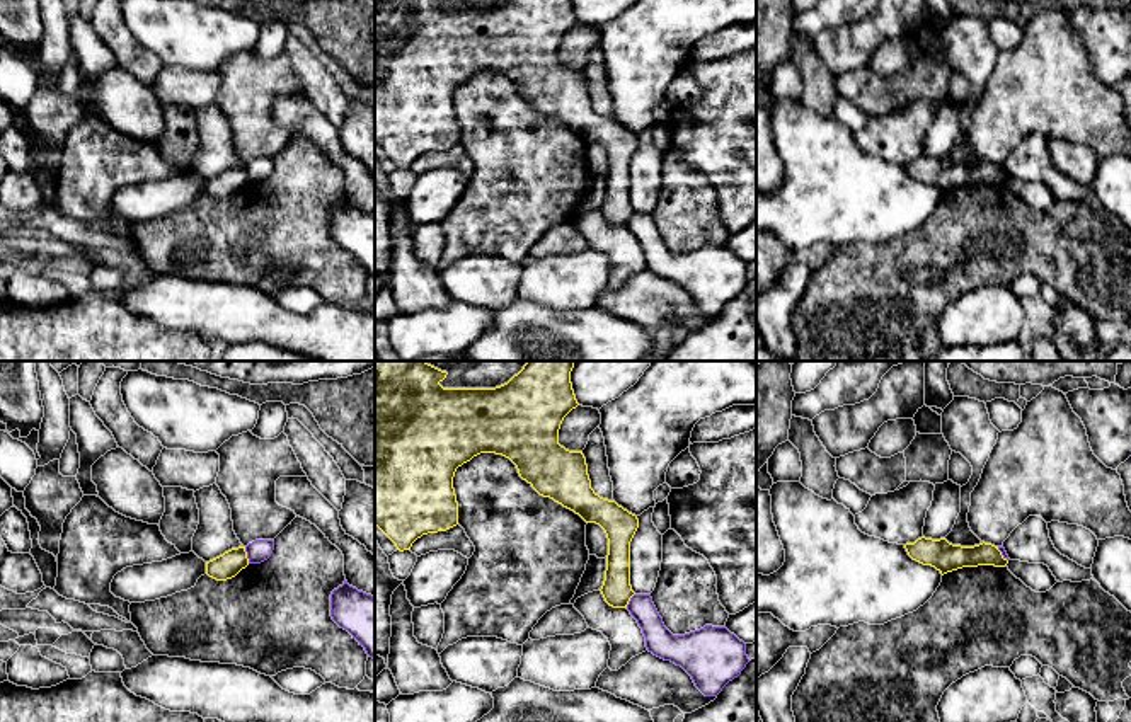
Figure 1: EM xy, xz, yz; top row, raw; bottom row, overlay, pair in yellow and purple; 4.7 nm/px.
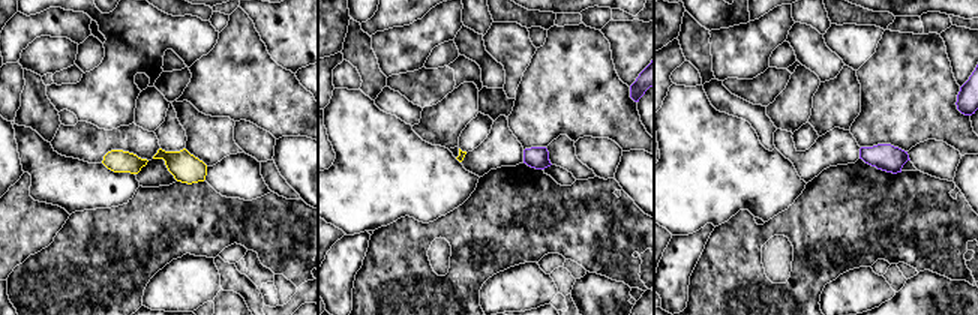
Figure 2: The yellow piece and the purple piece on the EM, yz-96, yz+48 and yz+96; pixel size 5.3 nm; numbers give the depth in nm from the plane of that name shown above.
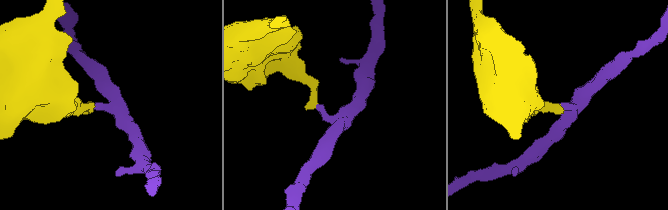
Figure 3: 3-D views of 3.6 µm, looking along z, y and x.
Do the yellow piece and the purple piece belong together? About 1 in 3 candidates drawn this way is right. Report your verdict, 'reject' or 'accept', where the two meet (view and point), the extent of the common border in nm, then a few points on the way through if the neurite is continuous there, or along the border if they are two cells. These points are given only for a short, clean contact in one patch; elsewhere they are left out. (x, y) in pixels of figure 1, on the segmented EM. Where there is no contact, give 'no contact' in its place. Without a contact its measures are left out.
reject | xy (246, 555) | 80 nm | along xy (244, 547), (249, 562)

